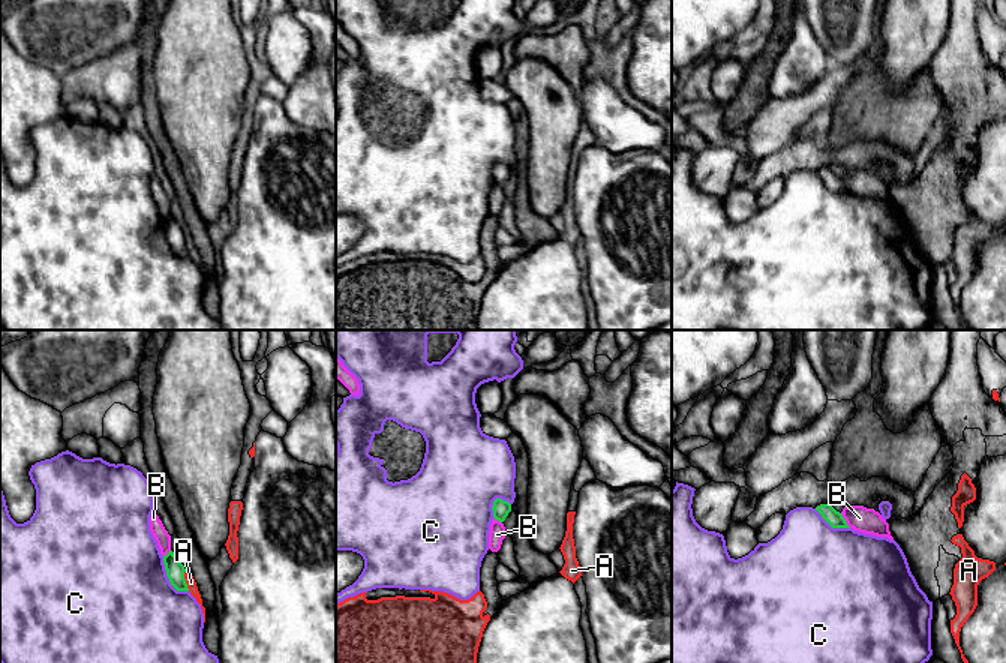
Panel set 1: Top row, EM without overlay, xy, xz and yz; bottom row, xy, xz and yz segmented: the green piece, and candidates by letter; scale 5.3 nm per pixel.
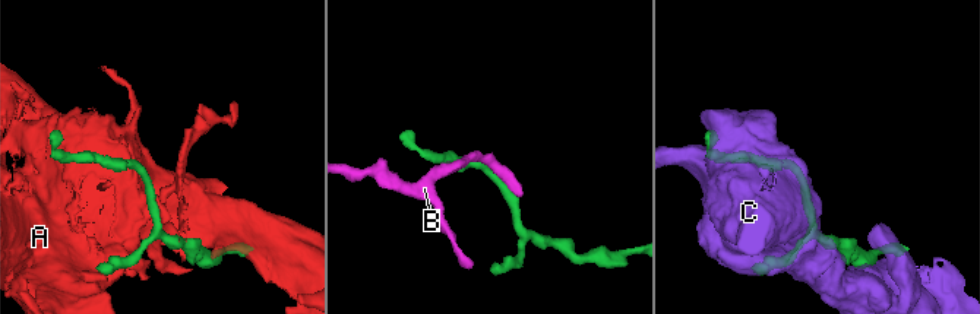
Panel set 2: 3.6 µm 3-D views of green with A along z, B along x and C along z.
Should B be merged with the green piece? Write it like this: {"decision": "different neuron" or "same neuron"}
{"decision": "same neuron"}

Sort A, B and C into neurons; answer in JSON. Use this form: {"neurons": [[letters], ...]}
{"neurons": [["A"], ["B"], ["C"]]}

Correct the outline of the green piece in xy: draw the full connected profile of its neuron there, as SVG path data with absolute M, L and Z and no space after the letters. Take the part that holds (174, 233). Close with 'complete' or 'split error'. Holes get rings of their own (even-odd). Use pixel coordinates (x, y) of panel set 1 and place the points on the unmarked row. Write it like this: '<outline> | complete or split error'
M153 176L150 180L150 195L157 206L160 218L163 220L163 228L166 234L166 240L171 249L177 255L189 255L186 243L184 243L184 230L180 226L177 219L171 214L171 200L165 194L159 180Z | split error

